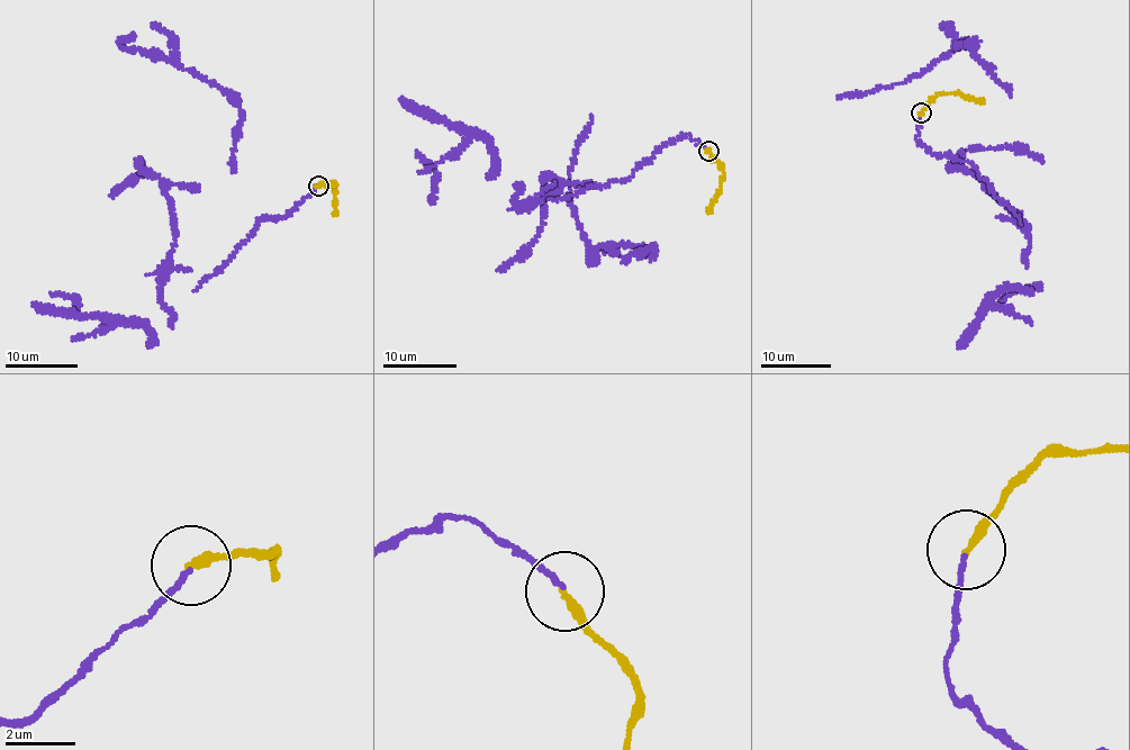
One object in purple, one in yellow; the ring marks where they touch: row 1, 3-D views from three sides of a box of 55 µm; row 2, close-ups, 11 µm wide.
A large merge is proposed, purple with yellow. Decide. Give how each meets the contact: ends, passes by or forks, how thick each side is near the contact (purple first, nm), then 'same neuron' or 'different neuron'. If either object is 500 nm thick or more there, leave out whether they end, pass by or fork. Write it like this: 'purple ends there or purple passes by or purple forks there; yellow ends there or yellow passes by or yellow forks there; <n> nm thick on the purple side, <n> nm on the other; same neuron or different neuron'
purple ends there; yellow ends there; 120 nm thick on the purple side, 280 nm on the other; different neuron

